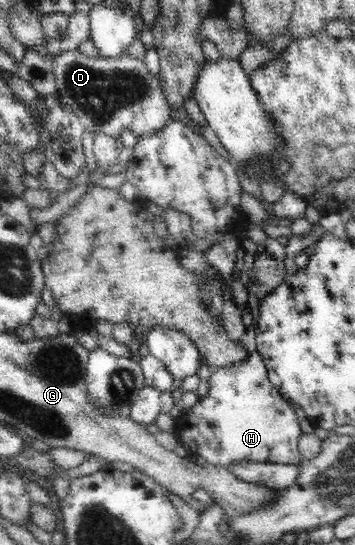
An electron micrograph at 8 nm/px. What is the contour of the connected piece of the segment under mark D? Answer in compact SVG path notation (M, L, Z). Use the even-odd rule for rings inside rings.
M66 50L54 56L54 65L51 66L51 75L58 84L58 92L55 98L60 99L76 112L85 130L94 135L104 133L109 137L118 137L125 129L133 132L135 137L154 134L162 129L170 121L173 107L166 99L156 74L148 72L145 64L138 59L130 57L127 53L120 57L107 60L98 57L90 57L80 50Z

